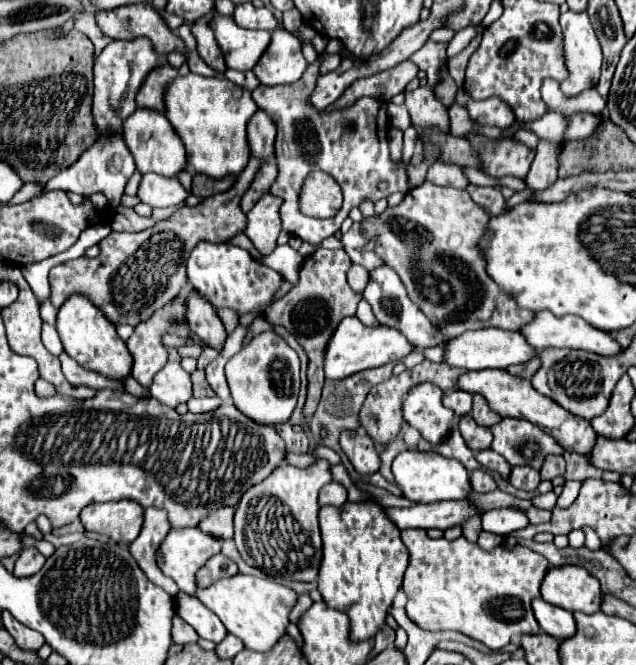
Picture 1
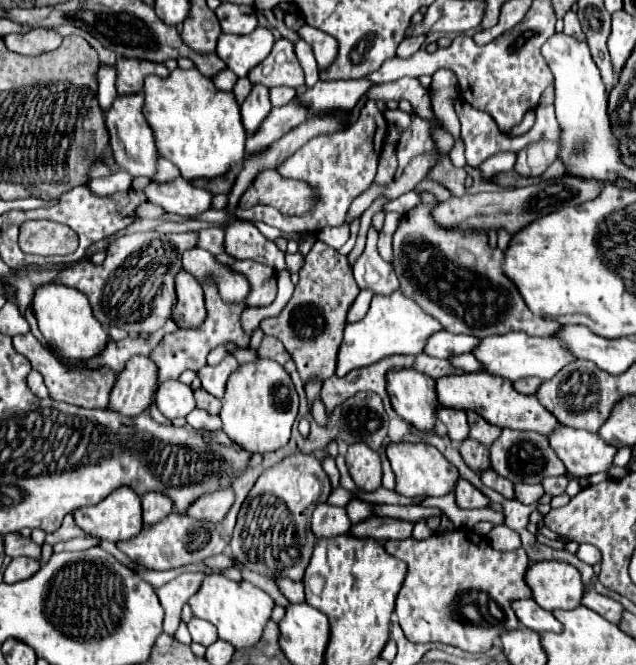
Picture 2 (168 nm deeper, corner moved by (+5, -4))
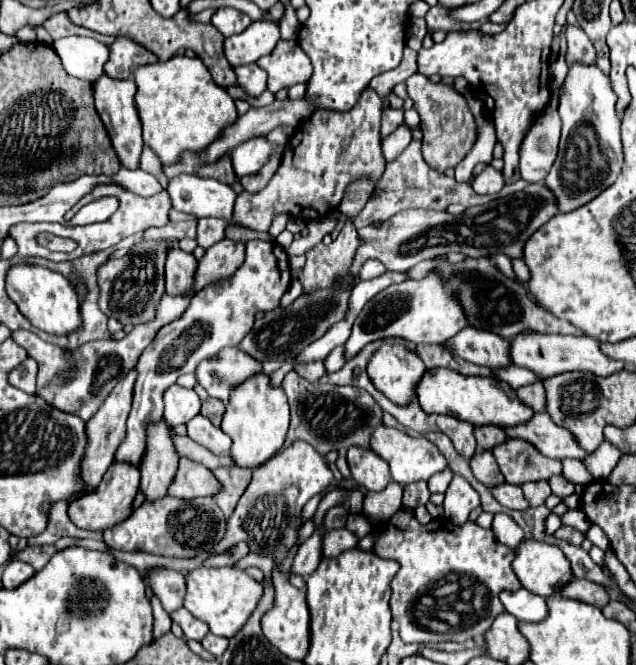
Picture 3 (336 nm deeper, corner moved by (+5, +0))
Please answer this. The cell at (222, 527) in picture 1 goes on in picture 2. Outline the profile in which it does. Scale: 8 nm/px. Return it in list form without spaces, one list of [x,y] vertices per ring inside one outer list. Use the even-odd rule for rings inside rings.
[[[225,487],[225,489],[203,493],[201,497],[197,497],[193,501],[193,505],[189,505],[187,515],[201,519],[201,521],[219,523],[219,521],[223,521],[223,517],[231,509],[231,505],[233,505],[233,489]]]

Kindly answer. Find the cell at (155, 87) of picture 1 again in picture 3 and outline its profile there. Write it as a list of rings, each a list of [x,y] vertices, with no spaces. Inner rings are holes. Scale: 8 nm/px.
[[[117,37],[115,43],[109,47],[111,55],[105,65],[105,73],[113,79],[129,79],[133,69],[149,63],[157,63],[157,55],[149,53],[145,47],[129,41],[127,37]]]

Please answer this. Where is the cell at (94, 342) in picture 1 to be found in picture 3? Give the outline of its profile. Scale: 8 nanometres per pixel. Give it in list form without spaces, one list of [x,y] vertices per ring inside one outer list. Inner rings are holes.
[[[15,265],[7,273],[7,293],[19,307],[19,311],[31,321],[33,327],[49,335],[71,335],[83,325],[79,295],[69,279],[61,273],[35,265]]]

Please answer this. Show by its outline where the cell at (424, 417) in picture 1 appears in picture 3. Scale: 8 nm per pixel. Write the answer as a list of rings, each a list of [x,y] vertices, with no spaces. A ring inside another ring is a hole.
[[[385,343],[369,361],[373,385],[397,405],[407,405],[417,397],[415,389],[425,371],[423,361],[403,345]]]

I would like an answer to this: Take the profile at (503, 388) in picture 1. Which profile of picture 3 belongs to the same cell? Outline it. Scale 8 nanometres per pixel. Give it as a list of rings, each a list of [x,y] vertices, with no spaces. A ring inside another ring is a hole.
[[[447,367],[429,369],[425,373],[417,385],[417,399],[429,415],[453,415],[461,421],[469,421],[471,425],[499,425],[507,429],[519,423],[527,423],[535,415],[535,411],[515,395],[515,389],[509,383],[495,377],[465,377]]]

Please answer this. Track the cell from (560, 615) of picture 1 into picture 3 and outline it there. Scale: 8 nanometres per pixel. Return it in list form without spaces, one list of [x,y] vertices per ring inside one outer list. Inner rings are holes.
[[[519,589],[519,591],[503,591],[501,595],[501,603],[505,605],[505,609],[515,615],[519,621],[525,623],[541,623],[547,617],[547,603],[543,597],[527,591],[527,589]]]

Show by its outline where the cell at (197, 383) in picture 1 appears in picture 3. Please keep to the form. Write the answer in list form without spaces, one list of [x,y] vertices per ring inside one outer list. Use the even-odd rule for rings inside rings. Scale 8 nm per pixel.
[[[209,397],[201,407],[201,415],[209,417],[209,421],[213,421],[213,425],[221,425],[223,411],[225,411],[225,405],[219,399],[213,399],[213,397]]]

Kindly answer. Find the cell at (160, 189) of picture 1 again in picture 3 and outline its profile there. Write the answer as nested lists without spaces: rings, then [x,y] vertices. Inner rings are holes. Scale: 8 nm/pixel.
[[[177,175],[169,181],[167,193],[171,197],[171,205],[177,211],[201,217],[217,217],[231,221],[233,219],[233,201],[235,191],[217,181],[203,179],[197,175]]]

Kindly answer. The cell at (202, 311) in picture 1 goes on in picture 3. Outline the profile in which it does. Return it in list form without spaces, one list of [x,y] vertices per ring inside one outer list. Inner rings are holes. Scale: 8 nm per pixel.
[[[171,249],[165,263],[165,281],[169,295],[191,295],[195,285],[197,259],[181,249]]]

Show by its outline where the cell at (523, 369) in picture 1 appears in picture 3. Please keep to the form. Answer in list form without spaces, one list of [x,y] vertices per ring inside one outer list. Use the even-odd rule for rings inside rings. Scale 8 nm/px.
[[[535,381],[531,385],[525,385],[525,387],[517,389],[517,395],[525,405],[533,407],[535,411],[543,411],[545,409],[545,389],[543,389],[541,381]]]

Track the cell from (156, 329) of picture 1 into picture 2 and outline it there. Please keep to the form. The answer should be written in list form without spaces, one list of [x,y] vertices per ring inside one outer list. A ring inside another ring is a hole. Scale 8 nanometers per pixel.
[[[143,355],[131,357],[111,391],[107,409],[113,409],[125,417],[141,415],[151,405],[155,383],[155,363]]]

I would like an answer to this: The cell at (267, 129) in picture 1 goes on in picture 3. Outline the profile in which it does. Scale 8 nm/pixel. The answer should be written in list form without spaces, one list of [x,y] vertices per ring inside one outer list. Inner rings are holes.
[[[241,65],[235,67],[237,83],[249,97],[259,97],[267,89],[267,73],[257,65]]]

